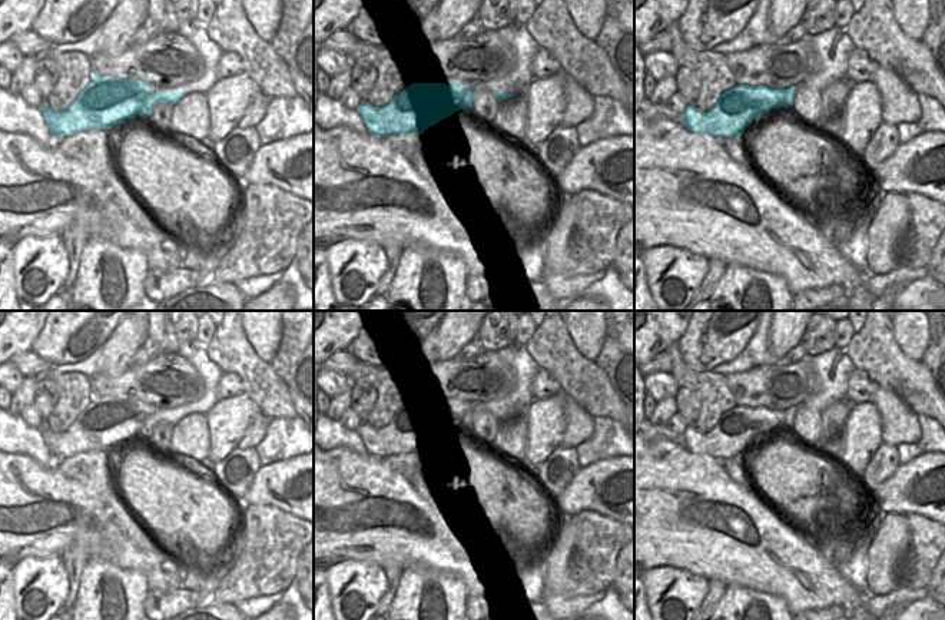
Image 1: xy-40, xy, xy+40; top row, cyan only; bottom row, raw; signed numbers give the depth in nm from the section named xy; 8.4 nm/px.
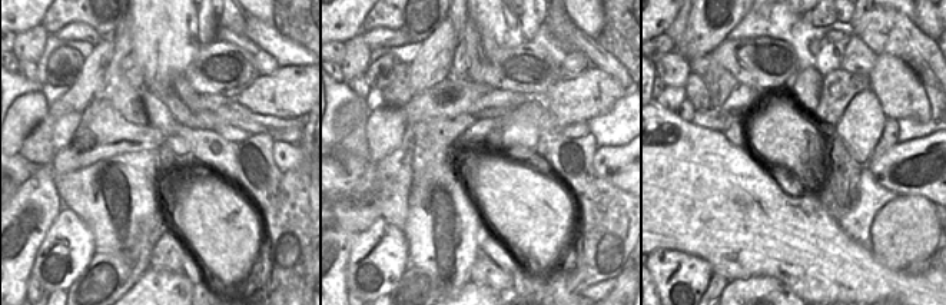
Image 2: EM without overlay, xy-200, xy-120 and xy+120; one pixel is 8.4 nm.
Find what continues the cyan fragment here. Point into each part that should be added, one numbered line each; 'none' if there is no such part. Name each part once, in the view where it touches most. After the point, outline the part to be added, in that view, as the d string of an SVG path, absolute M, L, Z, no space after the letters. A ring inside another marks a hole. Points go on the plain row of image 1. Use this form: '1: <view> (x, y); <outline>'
none

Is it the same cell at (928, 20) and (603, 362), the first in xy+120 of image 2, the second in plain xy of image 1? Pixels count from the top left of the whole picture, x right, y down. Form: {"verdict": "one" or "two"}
{"verdict": "two"}

